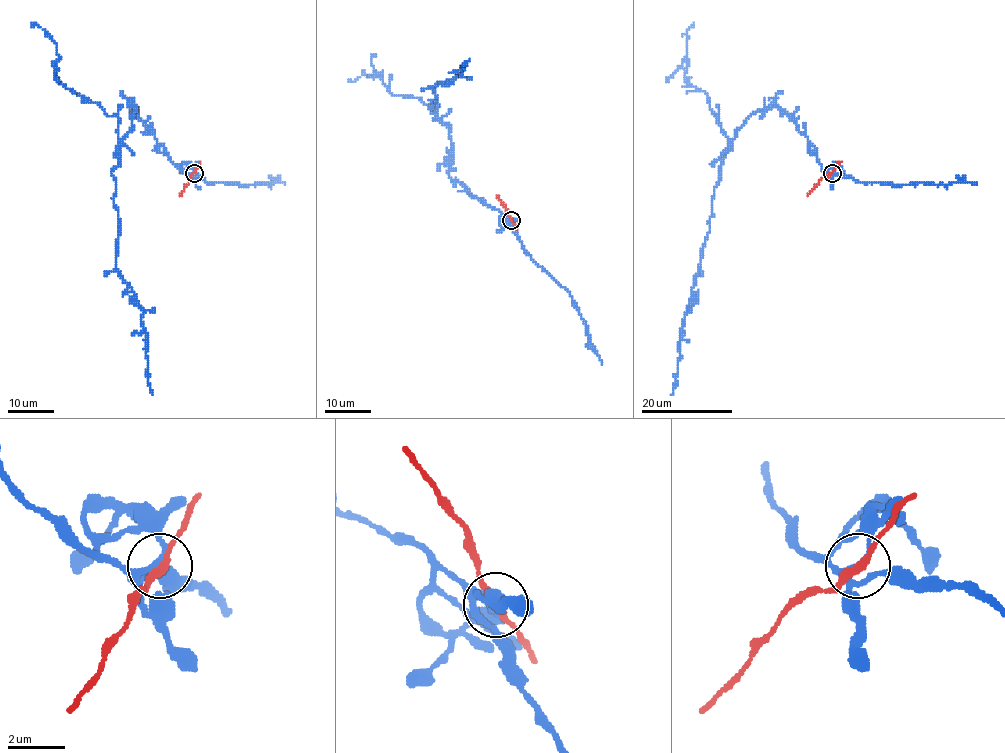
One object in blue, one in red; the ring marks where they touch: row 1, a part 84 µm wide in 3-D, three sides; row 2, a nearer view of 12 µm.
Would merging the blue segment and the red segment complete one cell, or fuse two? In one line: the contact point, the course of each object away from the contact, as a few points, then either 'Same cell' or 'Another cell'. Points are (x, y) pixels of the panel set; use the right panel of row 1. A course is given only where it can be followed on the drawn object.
Place: (832, 173). Course of blue: (832, 172), (822, 169), (816, 149), (779, 108), (754, 111), (736, 132), (714, 188), (671, 395). Course of red: (832, 172), (807, 196). Another cell

